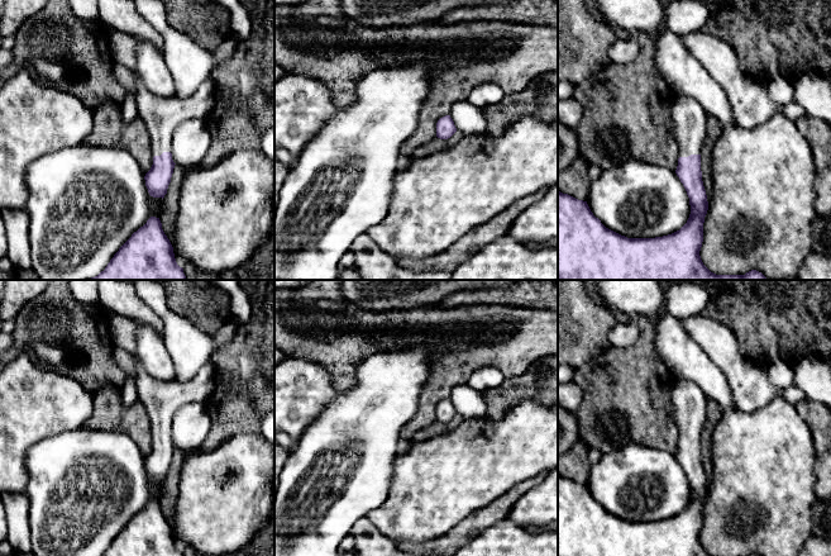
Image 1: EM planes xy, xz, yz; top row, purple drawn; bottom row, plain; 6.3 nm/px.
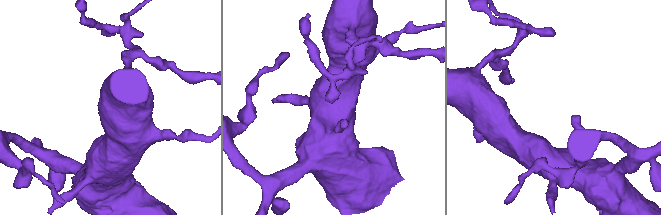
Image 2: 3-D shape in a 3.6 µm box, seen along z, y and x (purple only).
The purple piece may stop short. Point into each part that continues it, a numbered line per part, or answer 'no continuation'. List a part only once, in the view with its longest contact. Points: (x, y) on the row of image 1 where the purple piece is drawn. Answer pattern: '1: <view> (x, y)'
1: yz (688, 117)

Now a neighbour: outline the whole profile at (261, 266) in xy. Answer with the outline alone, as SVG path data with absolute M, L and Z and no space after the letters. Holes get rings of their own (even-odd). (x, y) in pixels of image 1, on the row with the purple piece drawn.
M274 215L267 241L243 265L216 275L216 280L274 280Z

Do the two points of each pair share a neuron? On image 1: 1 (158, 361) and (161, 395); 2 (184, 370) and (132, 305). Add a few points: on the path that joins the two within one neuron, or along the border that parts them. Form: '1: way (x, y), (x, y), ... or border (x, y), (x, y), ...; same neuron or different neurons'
1: border (139, 357), (143, 367), (152, 376), (176, 381); different neurons
2: border (137, 294), (161, 319), (163, 336); different neurons

